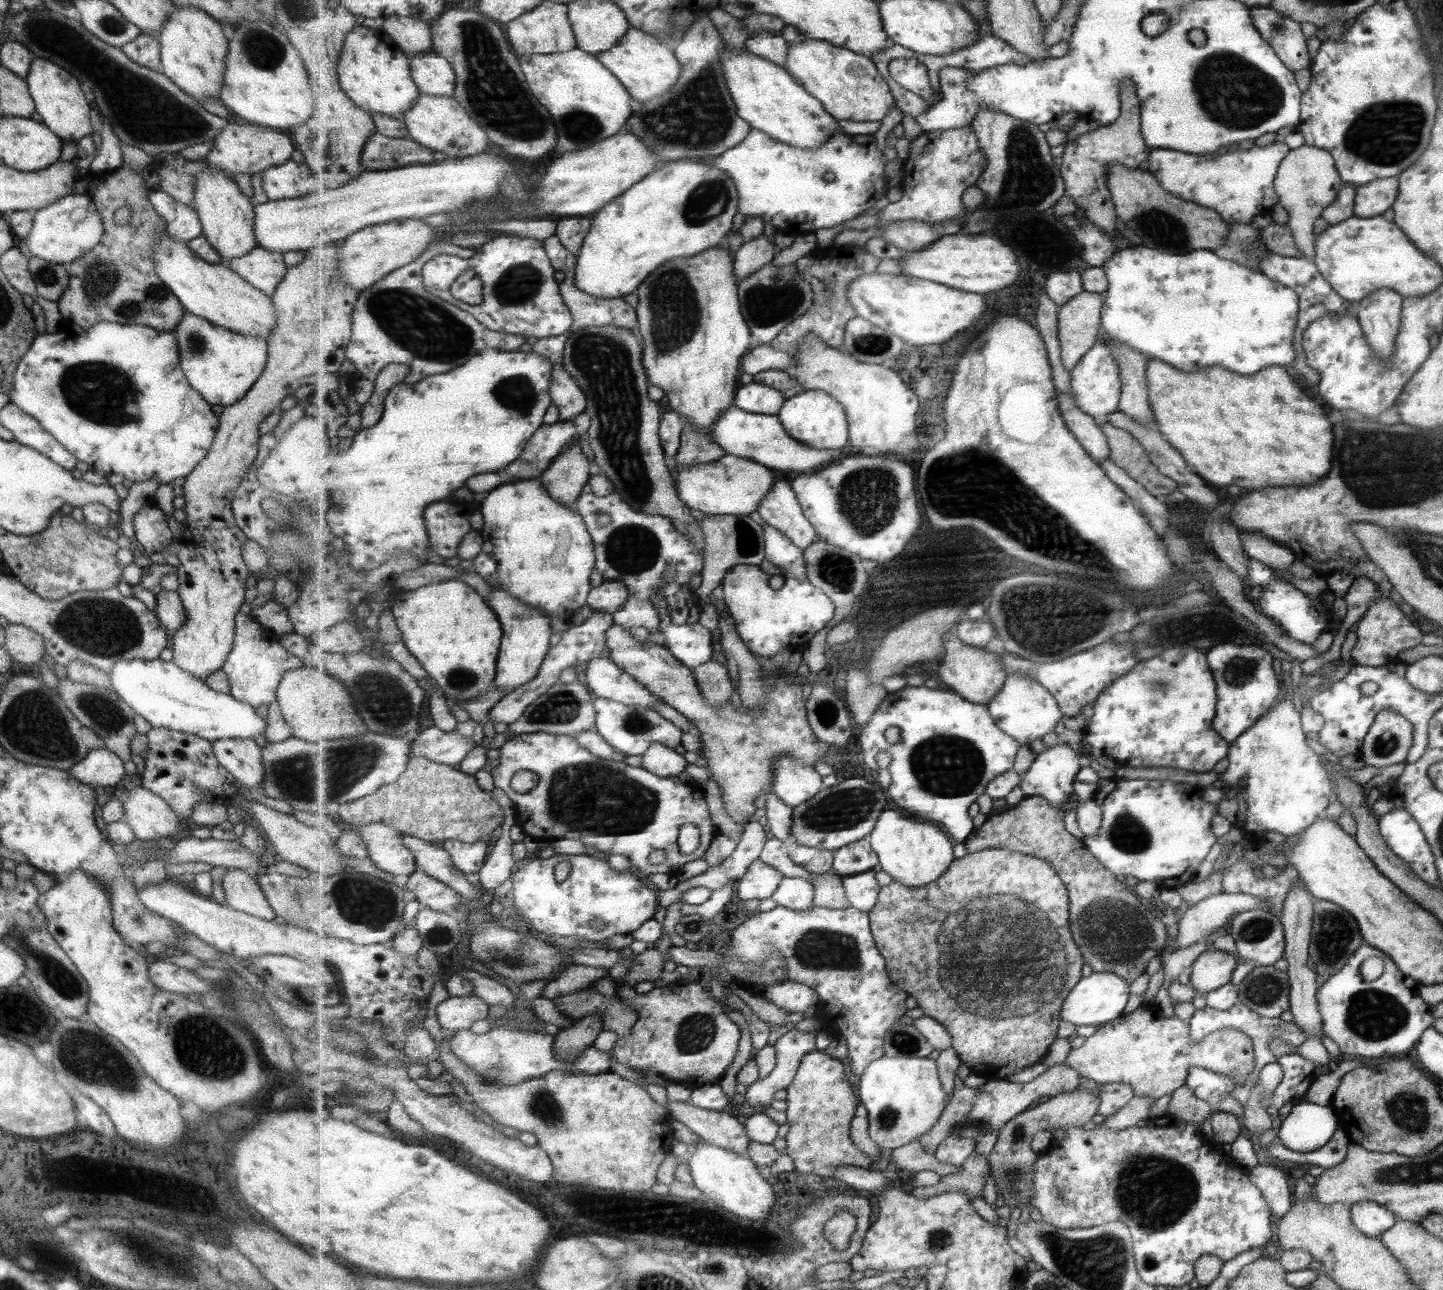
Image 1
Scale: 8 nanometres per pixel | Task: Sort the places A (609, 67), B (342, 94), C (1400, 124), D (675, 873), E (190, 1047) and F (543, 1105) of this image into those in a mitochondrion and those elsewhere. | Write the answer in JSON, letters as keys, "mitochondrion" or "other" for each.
{"A":"other","B":"other","C":"mitochondrion","D":"other","E":"mitochondrion","F":"mitochondrion"}

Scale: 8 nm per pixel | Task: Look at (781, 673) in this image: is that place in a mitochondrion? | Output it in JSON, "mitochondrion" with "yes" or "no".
{"mitochondrion":"no"}

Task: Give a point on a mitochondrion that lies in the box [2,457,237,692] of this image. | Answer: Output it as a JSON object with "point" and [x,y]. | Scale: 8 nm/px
{"point":[104,628]}

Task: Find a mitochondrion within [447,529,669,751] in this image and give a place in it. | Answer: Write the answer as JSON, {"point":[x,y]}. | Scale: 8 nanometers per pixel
{"point":[560,707]}

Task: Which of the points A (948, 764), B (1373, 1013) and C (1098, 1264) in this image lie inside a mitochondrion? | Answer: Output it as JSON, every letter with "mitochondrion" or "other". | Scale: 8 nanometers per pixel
{"A":"mitochondrion","B":"mitochondrion","C":"mitochondrion"}

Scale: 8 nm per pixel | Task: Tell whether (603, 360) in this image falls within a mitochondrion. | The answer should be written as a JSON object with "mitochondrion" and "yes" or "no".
{"mitochondrion":"yes"}

